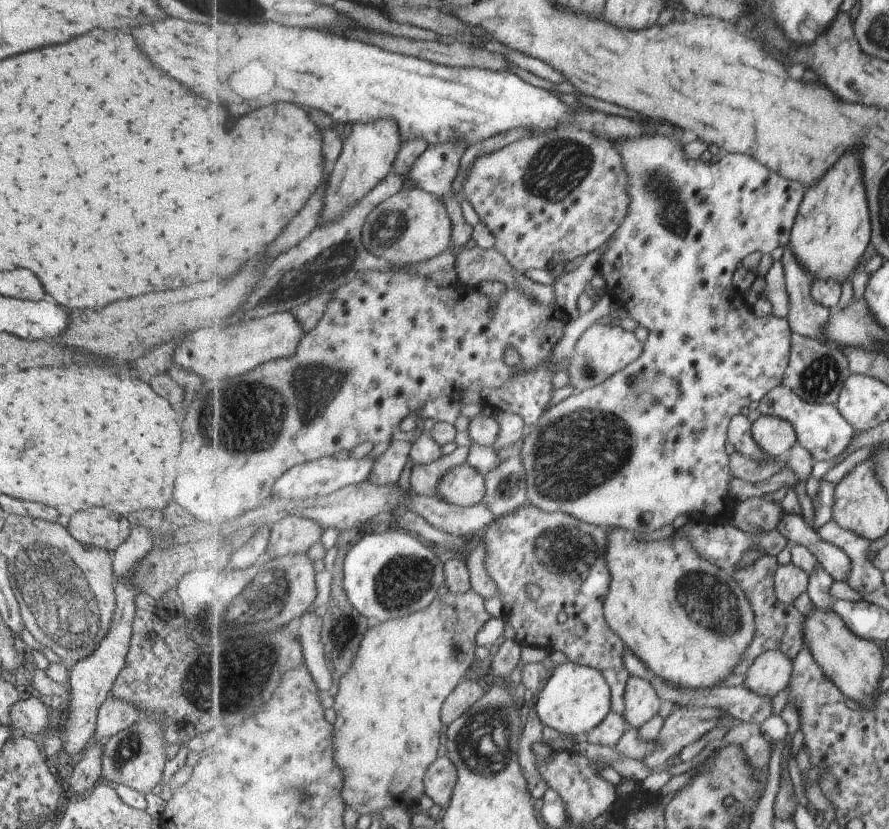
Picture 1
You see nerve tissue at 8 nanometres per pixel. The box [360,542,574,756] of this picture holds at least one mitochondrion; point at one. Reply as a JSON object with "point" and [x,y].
{"point":[403,581]}

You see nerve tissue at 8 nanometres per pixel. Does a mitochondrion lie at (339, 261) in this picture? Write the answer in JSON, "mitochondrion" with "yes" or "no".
{"mitochondrion":"yes"}

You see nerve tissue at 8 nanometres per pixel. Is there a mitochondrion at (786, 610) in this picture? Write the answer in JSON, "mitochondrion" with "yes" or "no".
{"mitochondrion":"no"}

